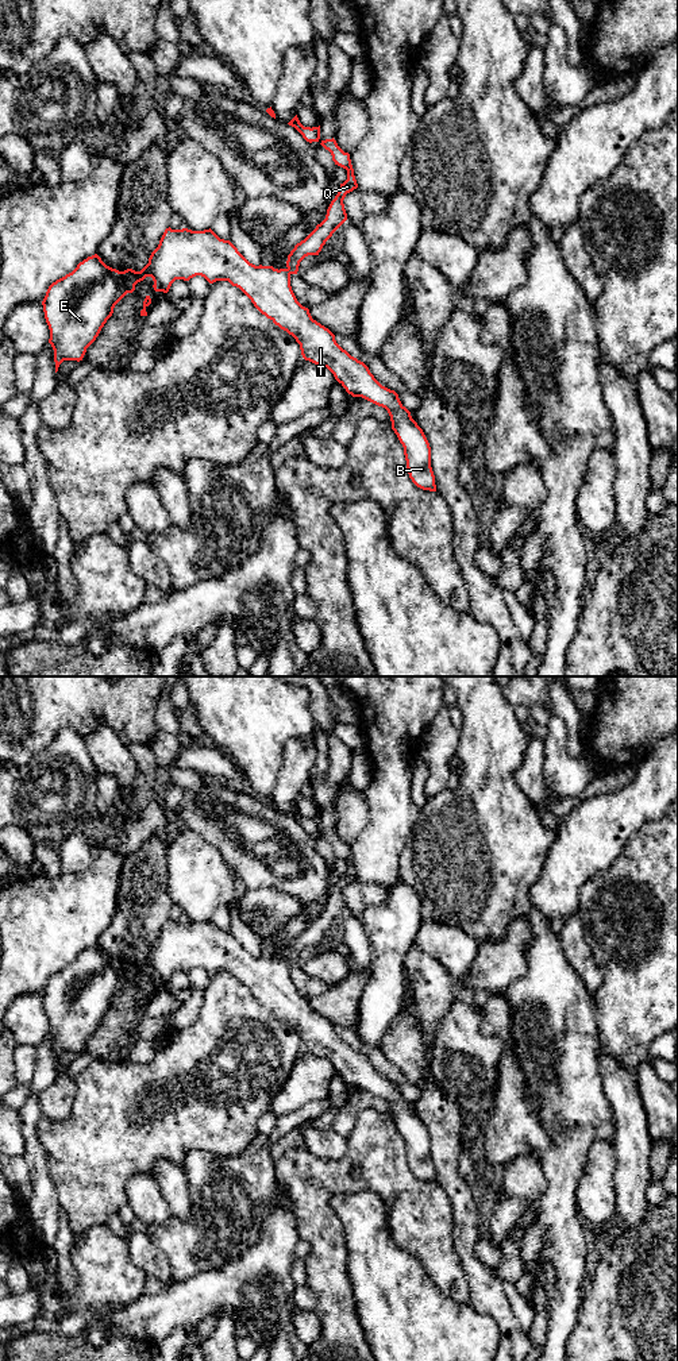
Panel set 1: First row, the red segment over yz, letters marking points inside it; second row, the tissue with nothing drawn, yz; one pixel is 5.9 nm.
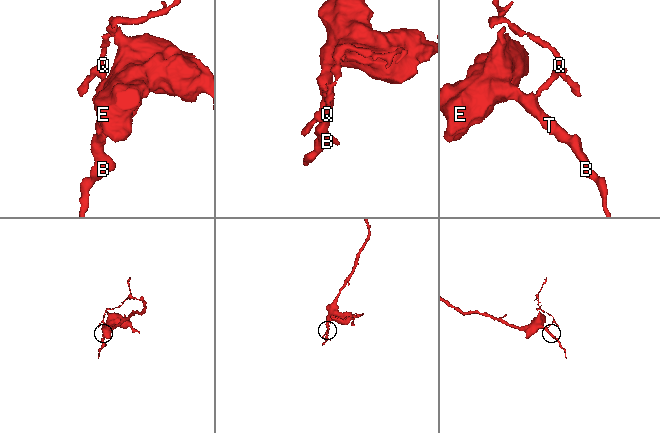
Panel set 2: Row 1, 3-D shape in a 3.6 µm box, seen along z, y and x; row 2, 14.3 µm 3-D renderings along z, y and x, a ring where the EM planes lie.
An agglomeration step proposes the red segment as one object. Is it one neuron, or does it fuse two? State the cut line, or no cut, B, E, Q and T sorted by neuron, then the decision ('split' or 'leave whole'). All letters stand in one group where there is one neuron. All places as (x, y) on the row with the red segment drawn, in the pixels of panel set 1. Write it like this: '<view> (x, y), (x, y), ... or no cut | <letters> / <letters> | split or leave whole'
yz (287, 269), (291, 273) | B E T / Q | split

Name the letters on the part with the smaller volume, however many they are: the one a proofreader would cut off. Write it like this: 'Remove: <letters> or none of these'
Remove: Q

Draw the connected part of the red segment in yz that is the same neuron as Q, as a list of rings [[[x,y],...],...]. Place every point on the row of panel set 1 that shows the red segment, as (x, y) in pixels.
[[[334,138],[321,140],[320,144],[331,153],[335,165],[347,170],[347,180],[340,184],[338,194],[327,209],[325,219],[317,224],[316,228],[304,240],[297,243],[288,255],[286,267],[290,274],[297,274],[300,262],[305,257],[319,255],[325,242],[347,220],[343,200],[347,193],[358,188],[350,154],[344,153]]]

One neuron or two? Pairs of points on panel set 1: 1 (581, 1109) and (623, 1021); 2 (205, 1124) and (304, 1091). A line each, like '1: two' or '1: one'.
1: two
2: two

